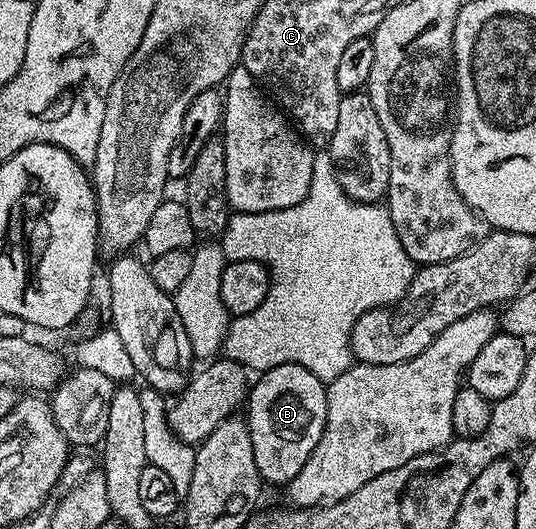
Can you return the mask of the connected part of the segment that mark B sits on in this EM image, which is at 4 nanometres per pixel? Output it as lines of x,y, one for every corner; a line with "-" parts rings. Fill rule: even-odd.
280,364
276,368
265,371
258,383
248,390
248,401
244,406
244,421
252,436
252,456
256,456
256,468
263,483
279,488
285,487
296,476
300,476
300,468
308,464
308,456
320,444
320,436
326,427
326,387
308,368
300,364

